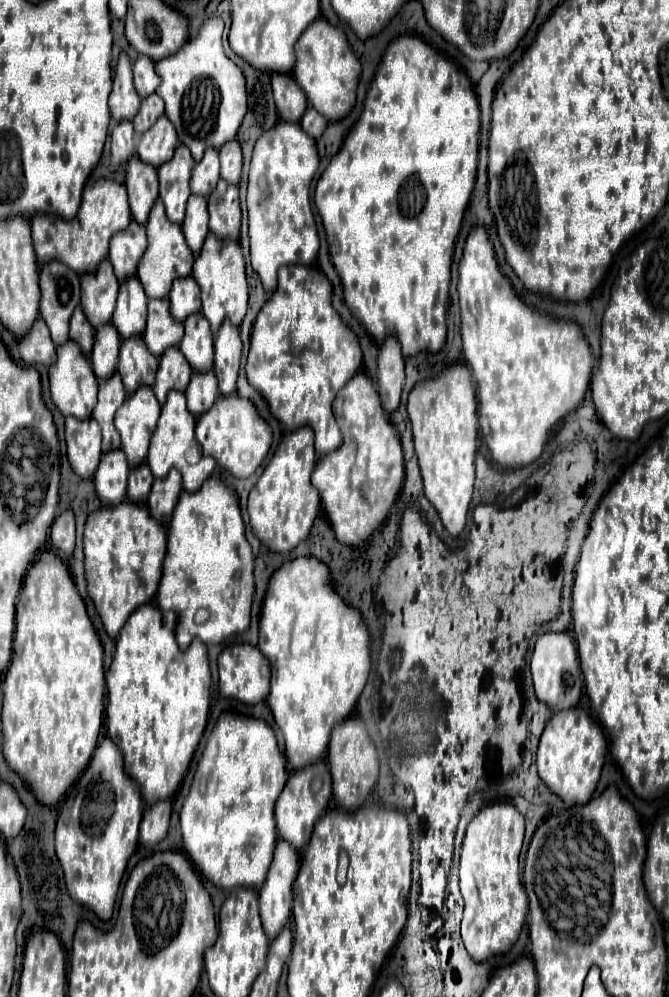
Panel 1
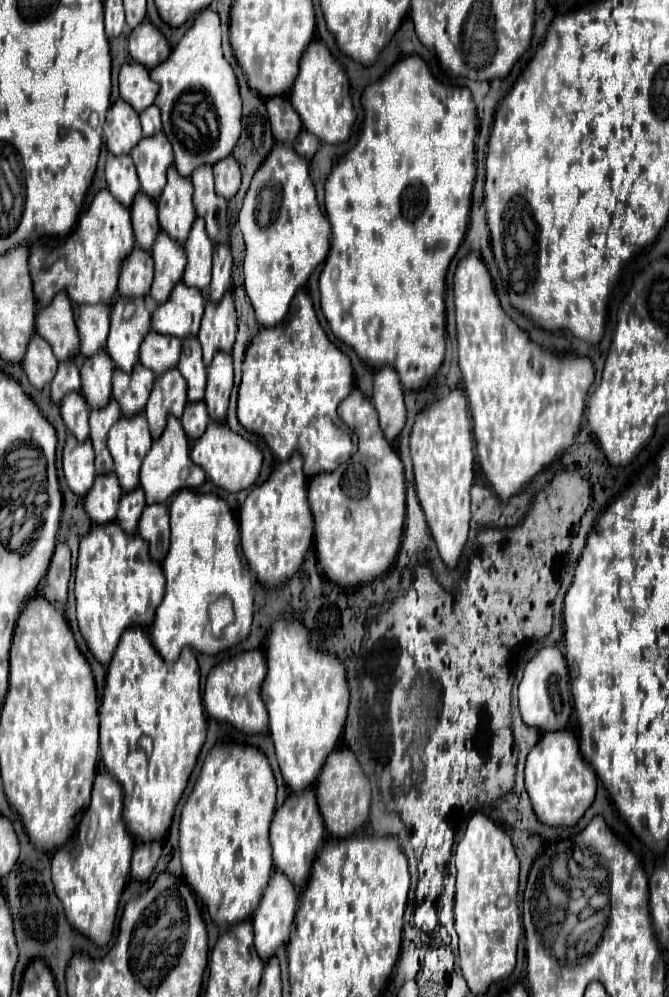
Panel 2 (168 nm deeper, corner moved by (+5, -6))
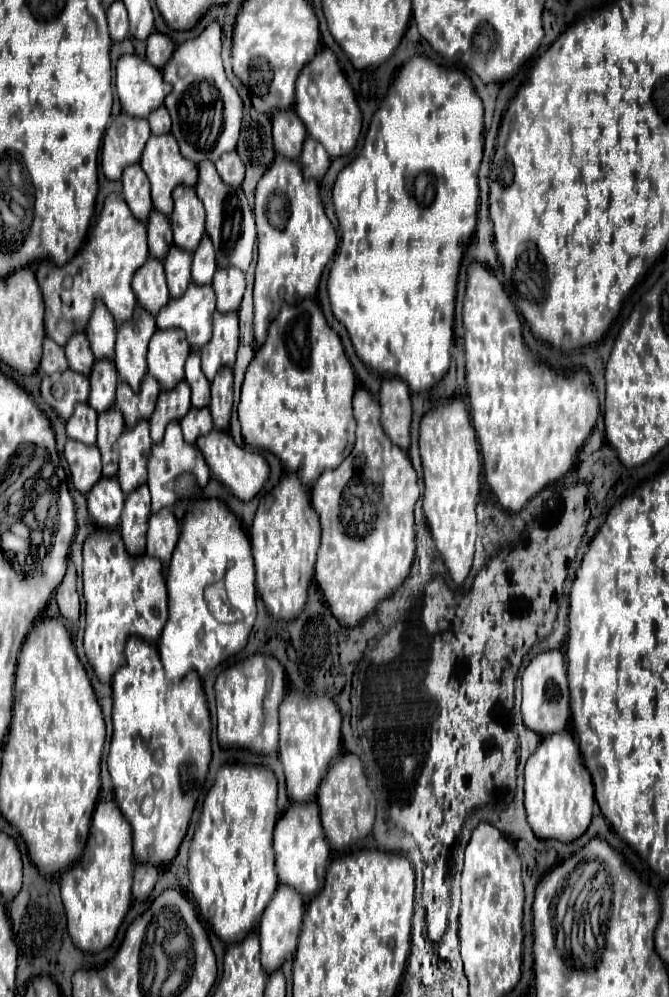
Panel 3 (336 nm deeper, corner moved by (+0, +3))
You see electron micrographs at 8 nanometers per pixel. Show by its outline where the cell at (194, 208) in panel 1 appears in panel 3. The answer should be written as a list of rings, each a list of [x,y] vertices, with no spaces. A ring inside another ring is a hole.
[[[205,235],[197,247],[197,251],[193,253],[193,267],[191,267],[191,275],[193,281],[197,285],[209,285],[213,279],[213,273],[217,269],[217,261],[215,261],[215,247],[211,245],[211,239]]]

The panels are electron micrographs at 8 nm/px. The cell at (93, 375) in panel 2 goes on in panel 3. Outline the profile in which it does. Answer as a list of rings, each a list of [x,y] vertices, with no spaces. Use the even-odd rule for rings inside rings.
[[[97,359],[93,365],[93,371],[89,375],[89,383],[91,383],[89,405],[97,413],[109,409],[115,403],[115,389],[119,383],[119,375],[117,375],[113,361]]]

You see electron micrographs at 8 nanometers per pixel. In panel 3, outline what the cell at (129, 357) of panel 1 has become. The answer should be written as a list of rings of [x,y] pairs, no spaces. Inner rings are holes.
[[[145,375],[141,389],[137,393],[127,383],[119,383],[115,405],[121,409],[125,417],[125,425],[131,427],[141,419],[149,419],[155,409],[155,401],[159,393],[161,393],[161,387],[151,375]]]

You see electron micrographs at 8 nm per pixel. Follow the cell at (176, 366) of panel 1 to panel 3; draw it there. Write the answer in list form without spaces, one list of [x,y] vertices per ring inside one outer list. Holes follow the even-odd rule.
[[[179,381],[179,385],[175,385],[173,389],[163,389],[159,395],[159,401],[155,405],[155,411],[149,419],[151,425],[151,439],[153,443],[159,443],[163,439],[165,427],[173,421],[173,419],[183,419],[185,413],[191,407],[191,389],[187,385],[187,381]]]

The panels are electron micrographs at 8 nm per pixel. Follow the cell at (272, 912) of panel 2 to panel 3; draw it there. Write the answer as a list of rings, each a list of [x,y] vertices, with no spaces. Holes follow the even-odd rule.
[[[279,885],[273,899],[269,901],[269,905],[265,907],[265,911],[261,915],[259,929],[257,929],[259,941],[261,941],[261,965],[267,975],[277,971],[285,959],[291,959],[295,955],[303,913],[305,913],[303,897],[299,897],[299,893],[295,893],[295,889],[287,889],[287,885]]]

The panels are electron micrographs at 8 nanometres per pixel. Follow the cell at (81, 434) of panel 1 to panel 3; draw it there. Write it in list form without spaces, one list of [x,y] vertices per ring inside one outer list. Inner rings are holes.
[[[69,439],[65,445],[65,459],[69,463],[71,479],[77,491],[87,493],[101,479],[101,455],[95,445],[83,445]]]

